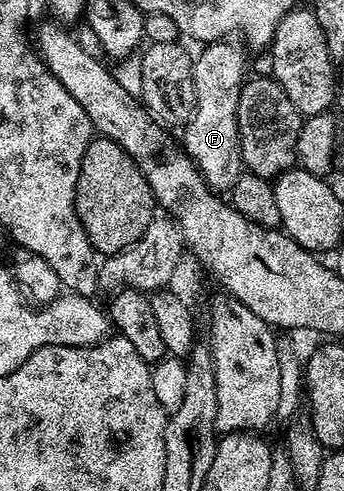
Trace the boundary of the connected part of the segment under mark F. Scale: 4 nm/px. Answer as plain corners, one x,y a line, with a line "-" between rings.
235,41
208,43
202,48
200,55
194,56
195,65
195,114
182,128
181,146
195,164
203,179
216,193
230,192
237,177
244,174
243,154
239,148
239,126
237,125
237,105
241,97
241,89
248,78
247,59
243,56
244,48

